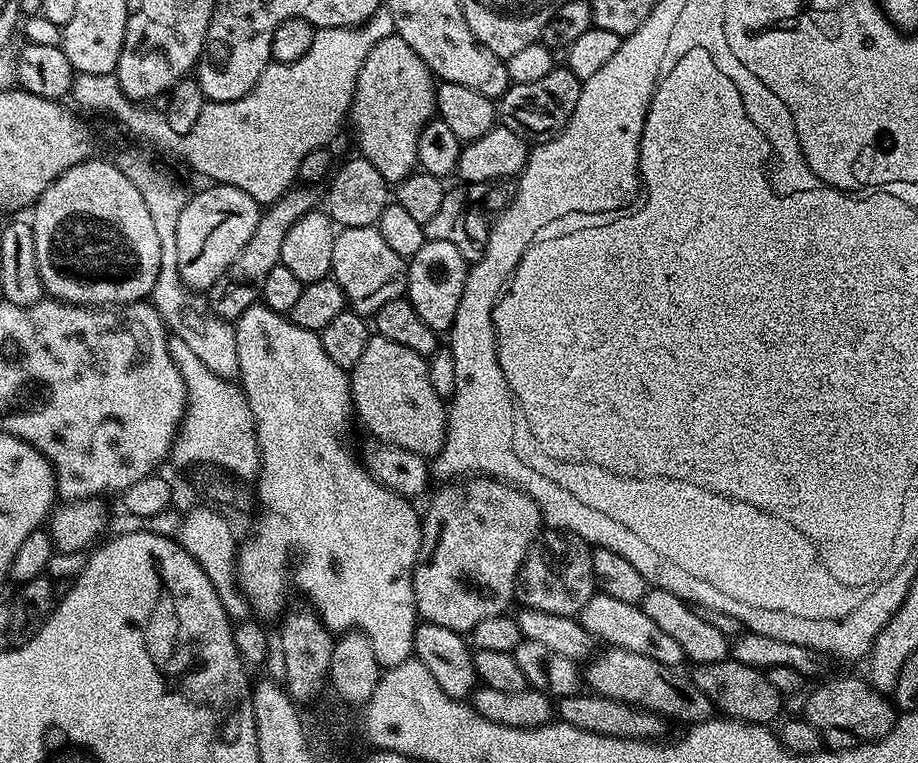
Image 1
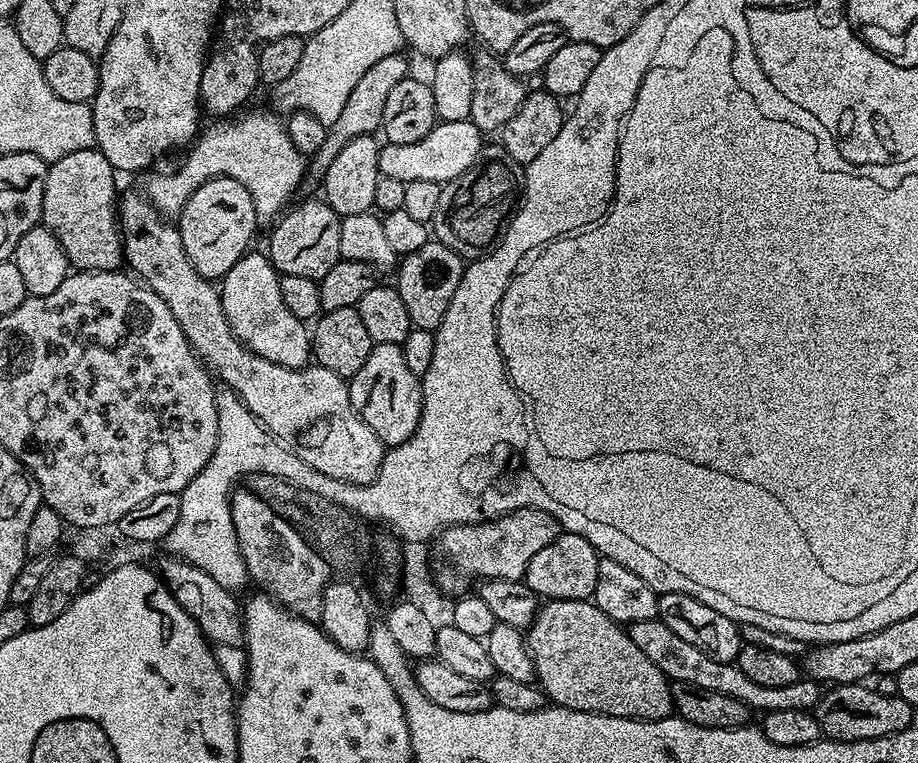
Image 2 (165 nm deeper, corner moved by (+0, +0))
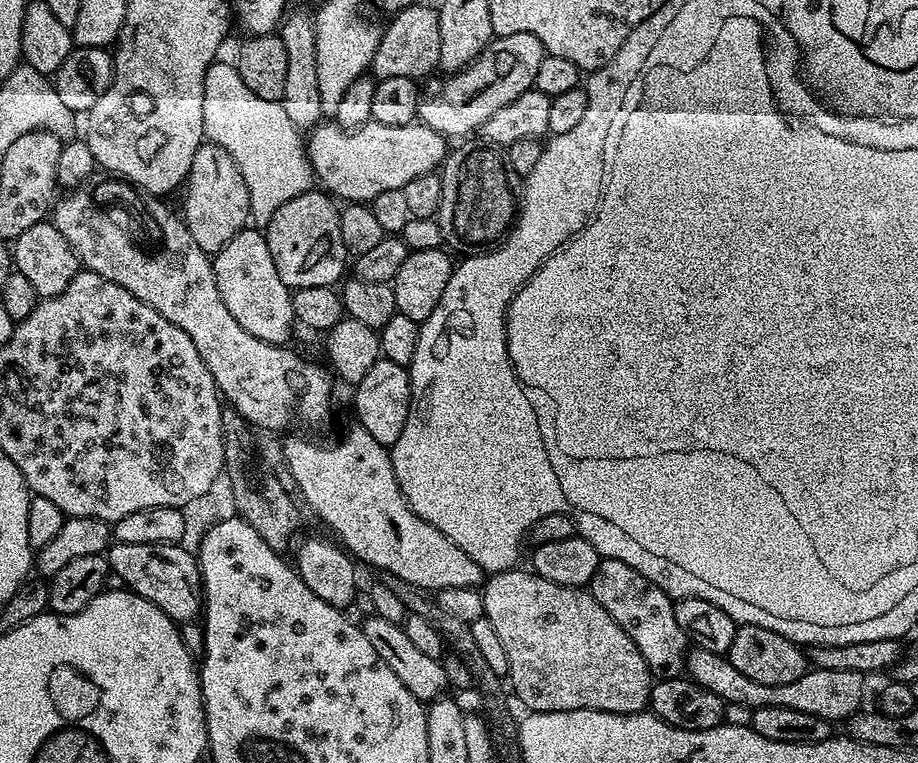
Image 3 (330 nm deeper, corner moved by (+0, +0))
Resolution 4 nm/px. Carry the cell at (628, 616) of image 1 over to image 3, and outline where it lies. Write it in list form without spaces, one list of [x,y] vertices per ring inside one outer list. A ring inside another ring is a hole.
[[[689,647],[686,653],[686,676],[706,691],[716,694],[725,705],[737,704],[740,708],[751,710],[762,706],[786,706],[790,710],[802,710],[802,714],[814,714],[829,722],[847,721],[861,711],[864,700],[865,673],[854,670],[822,670],[809,667],[795,682],[786,682],[786,686],[765,686],[746,678],[728,661],[727,655],[701,648]]]

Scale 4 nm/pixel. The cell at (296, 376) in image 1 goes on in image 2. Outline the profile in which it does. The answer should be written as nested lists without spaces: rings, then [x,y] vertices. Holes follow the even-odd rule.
[[[263,251],[245,252],[244,256],[238,258],[238,262],[234,262],[234,266],[219,281],[218,291],[222,310],[226,314],[228,325],[232,328],[232,335],[257,356],[266,358],[271,364],[281,364],[287,368],[303,368],[309,363],[312,350],[310,328],[305,321],[294,318],[294,314],[286,310],[286,302],[282,302],[280,277],[281,273],[277,272],[276,267]]]

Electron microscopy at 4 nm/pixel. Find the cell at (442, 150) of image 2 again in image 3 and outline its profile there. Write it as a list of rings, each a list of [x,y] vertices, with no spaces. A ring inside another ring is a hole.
[[[321,122],[307,133],[306,151],[315,183],[323,191],[340,202],[370,202],[385,190],[404,189],[406,182],[418,178],[418,174],[436,172],[447,157],[450,144],[443,134],[419,122],[406,126],[369,122],[351,130],[342,129],[335,122]]]

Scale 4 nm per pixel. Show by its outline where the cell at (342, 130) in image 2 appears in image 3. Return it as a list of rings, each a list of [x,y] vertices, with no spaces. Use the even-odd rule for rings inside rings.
[[[420,2],[406,6],[395,13],[392,20],[380,33],[378,50],[372,59],[371,75],[377,81],[395,76],[411,76],[421,78],[427,72],[440,68],[440,51],[442,50],[442,34],[440,33],[440,14],[435,7],[427,8]]]

